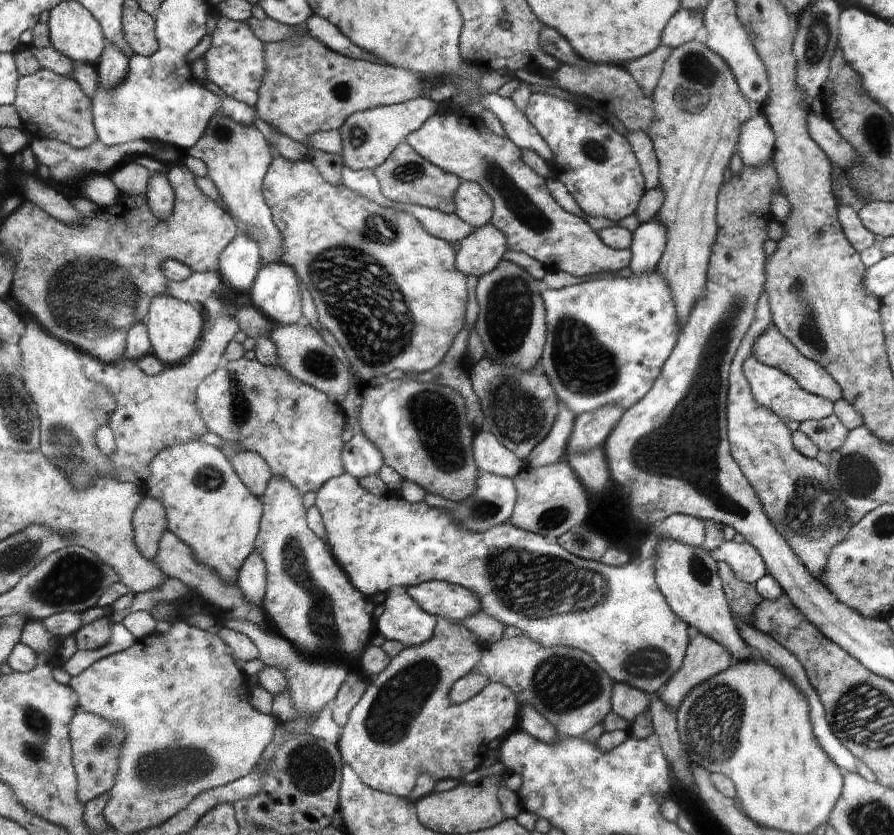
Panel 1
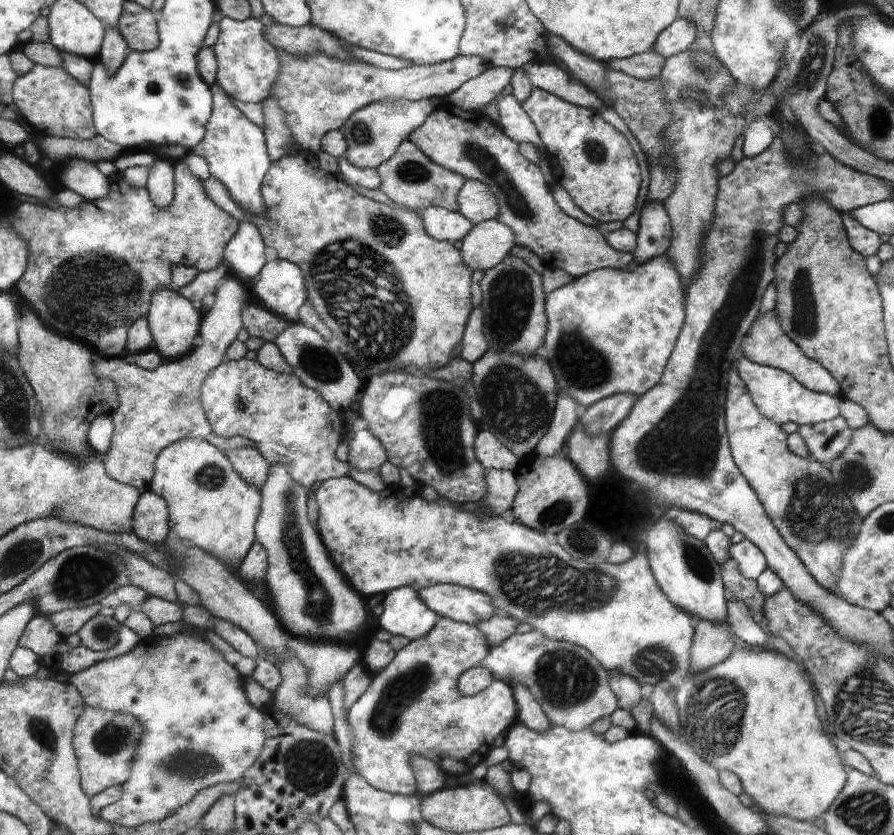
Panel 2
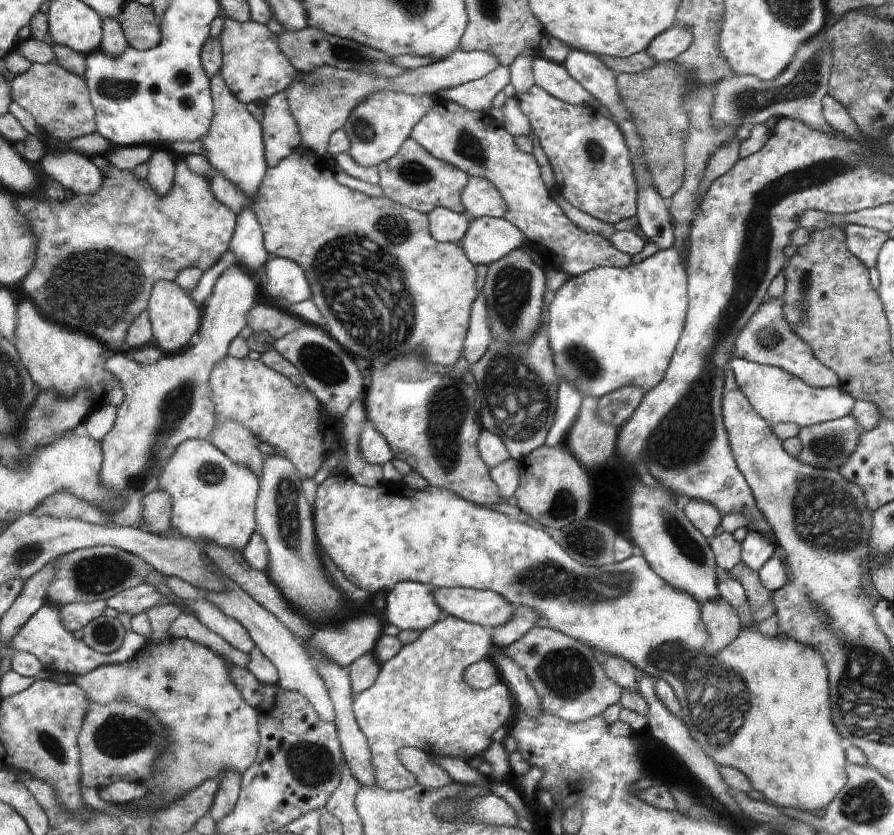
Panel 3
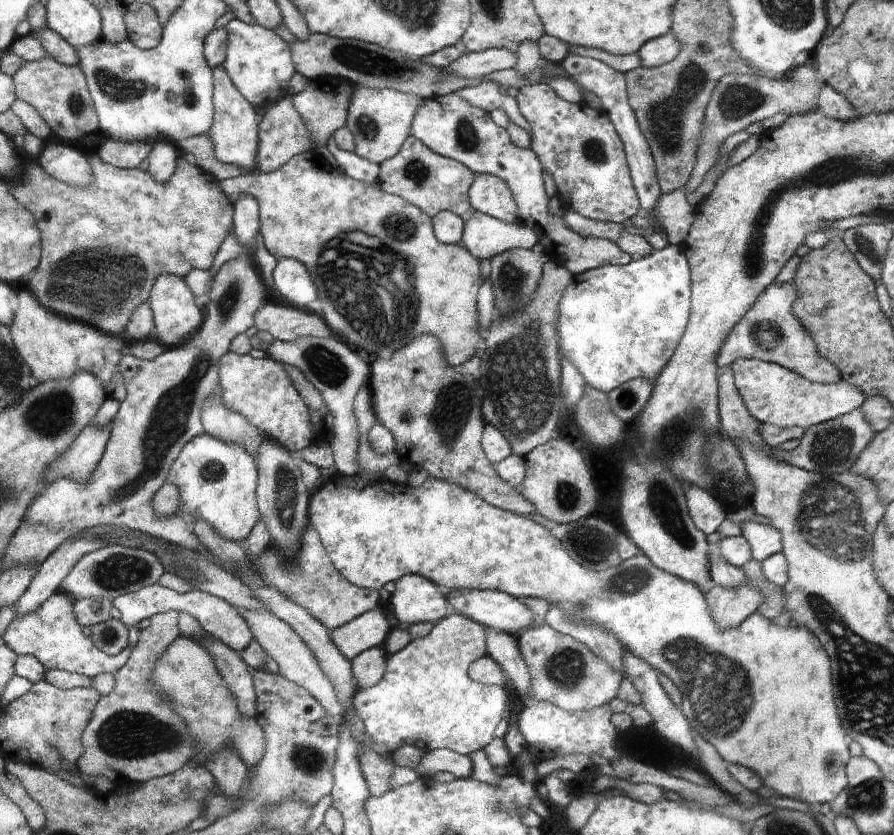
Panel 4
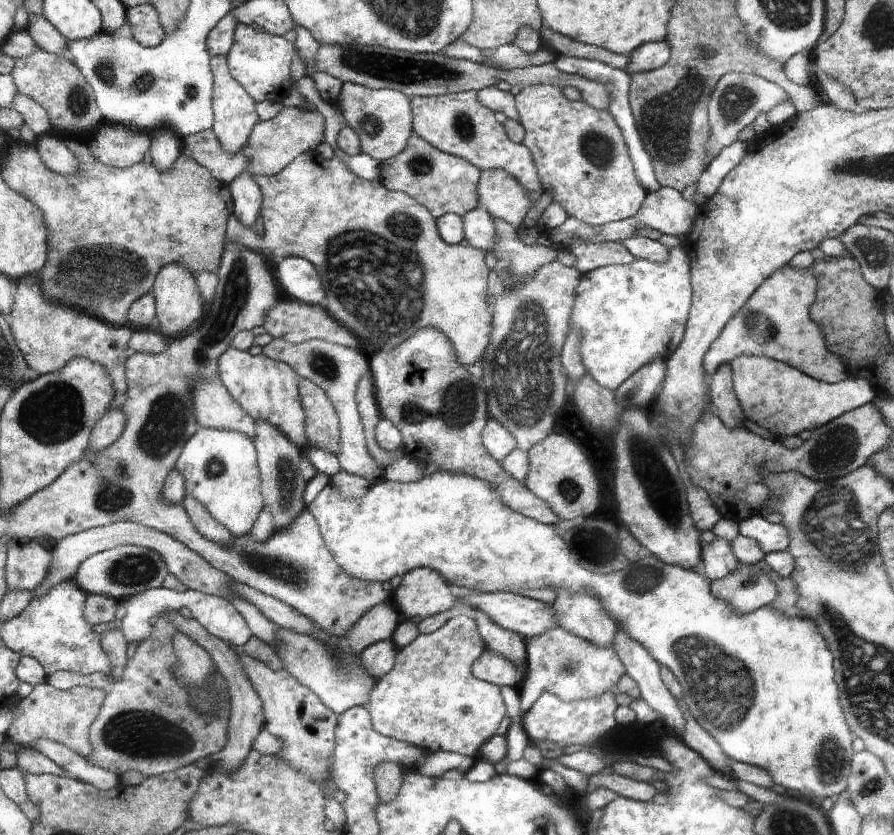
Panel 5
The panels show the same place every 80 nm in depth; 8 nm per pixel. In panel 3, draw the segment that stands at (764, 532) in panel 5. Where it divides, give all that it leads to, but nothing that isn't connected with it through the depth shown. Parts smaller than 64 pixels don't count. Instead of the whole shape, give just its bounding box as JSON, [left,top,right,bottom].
[741,529,775,572]

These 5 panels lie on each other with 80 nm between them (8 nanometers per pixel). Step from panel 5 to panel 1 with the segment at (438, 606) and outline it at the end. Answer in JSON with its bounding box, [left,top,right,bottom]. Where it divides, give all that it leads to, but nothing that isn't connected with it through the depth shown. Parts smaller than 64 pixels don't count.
[377,592,438,646]

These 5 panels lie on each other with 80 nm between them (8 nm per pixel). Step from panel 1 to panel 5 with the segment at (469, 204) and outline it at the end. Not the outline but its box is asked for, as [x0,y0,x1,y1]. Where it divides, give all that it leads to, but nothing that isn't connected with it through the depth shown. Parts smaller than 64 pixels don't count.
[479,170,533,230]

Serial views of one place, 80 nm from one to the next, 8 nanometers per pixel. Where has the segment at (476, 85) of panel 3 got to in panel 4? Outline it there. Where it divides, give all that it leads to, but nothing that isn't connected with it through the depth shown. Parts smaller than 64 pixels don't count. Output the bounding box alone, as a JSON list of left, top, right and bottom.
[456,81,518,113]

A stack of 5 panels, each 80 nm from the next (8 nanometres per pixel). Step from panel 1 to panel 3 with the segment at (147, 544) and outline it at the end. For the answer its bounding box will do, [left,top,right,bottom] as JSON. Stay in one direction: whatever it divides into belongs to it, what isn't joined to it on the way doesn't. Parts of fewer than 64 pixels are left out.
[143,489,173,534]

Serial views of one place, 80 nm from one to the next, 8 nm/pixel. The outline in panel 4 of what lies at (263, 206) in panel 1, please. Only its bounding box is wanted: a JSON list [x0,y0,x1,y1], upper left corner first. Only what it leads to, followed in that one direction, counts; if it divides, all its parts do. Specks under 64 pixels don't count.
[208,65,259,173]

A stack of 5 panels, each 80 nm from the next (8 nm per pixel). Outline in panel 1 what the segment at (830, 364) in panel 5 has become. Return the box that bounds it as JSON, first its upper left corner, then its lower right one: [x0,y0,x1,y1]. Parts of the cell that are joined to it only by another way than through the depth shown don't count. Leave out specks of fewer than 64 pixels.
[751,322,842,404]

